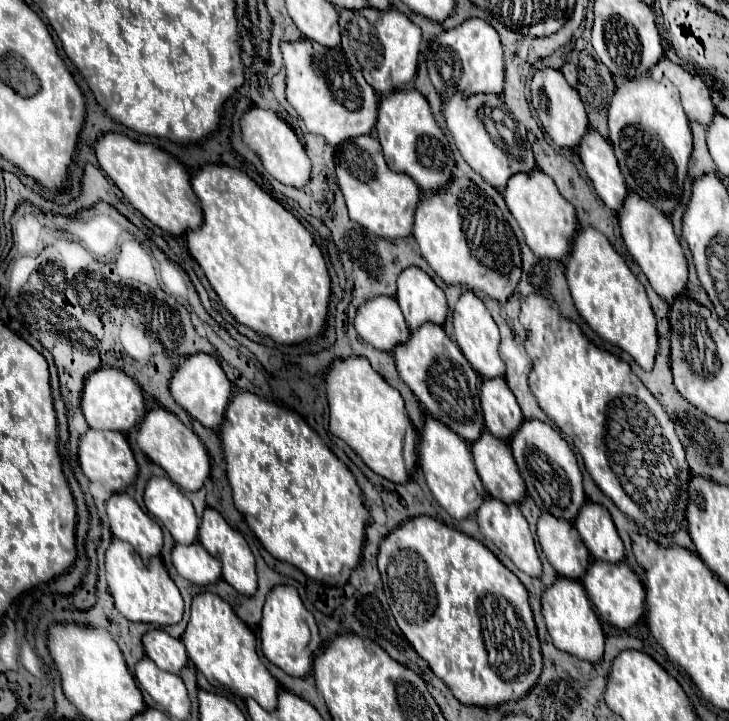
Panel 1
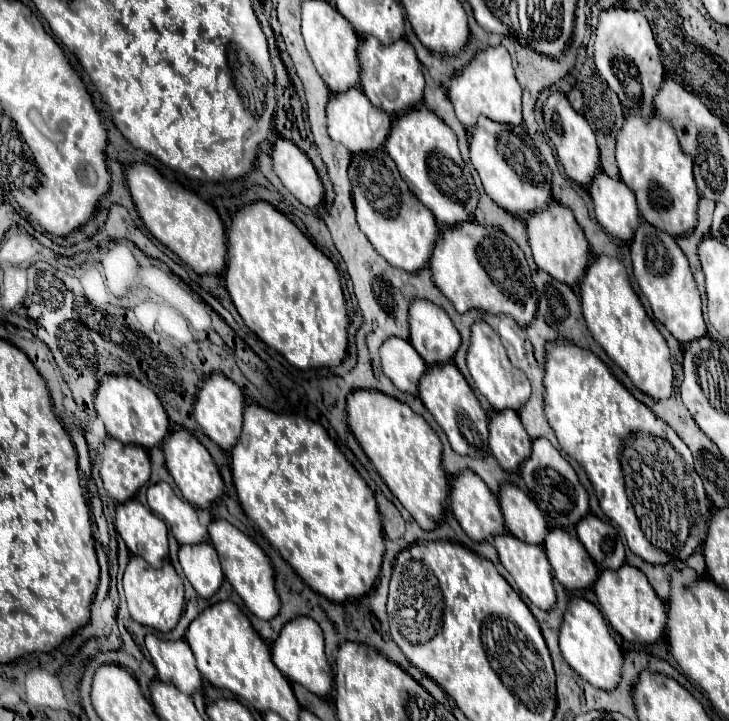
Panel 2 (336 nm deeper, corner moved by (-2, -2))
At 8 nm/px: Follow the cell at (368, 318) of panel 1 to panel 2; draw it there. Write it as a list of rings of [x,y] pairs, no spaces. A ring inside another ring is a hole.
[[[388,338],[380,346],[380,360],[384,374],[394,382],[394,386],[408,394],[418,394],[420,376],[426,372],[426,362],[412,350],[408,340]]]

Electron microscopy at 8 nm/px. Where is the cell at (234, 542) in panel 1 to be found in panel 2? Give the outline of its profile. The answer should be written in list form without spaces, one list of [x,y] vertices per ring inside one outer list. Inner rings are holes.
[[[214,520],[208,526],[208,534],[220,556],[220,564],[222,564],[222,570],[228,582],[240,594],[246,608],[258,618],[264,618],[264,620],[274,618],[280,610],[280,600],[278,600],[276,584],[274,584],[276,572],[274,572],[270,558],[264,554],[264,550],[252,538],[248,538],[244,532],[240,532],[236,526],[232,526],[226,520]]]

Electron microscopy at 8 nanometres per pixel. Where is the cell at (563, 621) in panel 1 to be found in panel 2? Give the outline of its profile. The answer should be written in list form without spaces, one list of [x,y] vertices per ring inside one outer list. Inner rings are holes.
[[[574,598],[568,602],[564,620],[560,626],[560,650],[564,660],[572,670],[576,670],[586,682],[600,690],[614,690],[622,676],[622,650],[616,644],[612,630],[608,628],[600,610],[584,598]]]

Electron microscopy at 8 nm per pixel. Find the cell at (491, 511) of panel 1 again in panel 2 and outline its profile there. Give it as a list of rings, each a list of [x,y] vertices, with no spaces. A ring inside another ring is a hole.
[[[502,534],[502,536],[496,536],[492,538],[492,544],[494,548],[498,550],[500,554],[500,562],[502,566],[510,572],[510,576],[514,578],[516,586],[520,588],[520,592],[534,604],[538,606],[540,610],[550,610],[554,608],[556,604],[556,592],[554,592],[554,586],[552,586],[552,568],[550,568],[550,562],[542,550],[542,546],[532,546],[532,544],[526,544],[518,538],[514,538],[512,534]]]

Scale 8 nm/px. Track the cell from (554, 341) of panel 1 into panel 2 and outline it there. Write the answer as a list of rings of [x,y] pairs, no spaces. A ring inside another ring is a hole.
[[[556,342],[546,358],[546,416],[558,438],[558,444],[568,456],[574,456],[586,470],[600,508],[616,522],[626,536],[628,548],[644,562],[664,566],[672,560],[686,560],[706,540],[708,520],[712,516],[712,504],[702,488],[702,478],[696,474],[692,454],[678,434],[642,402],[638,402],[600,362],[594,354],[588,354],[568,342]],[[622,456],[630,456],[630,484],[626,484],[622,470]]]

